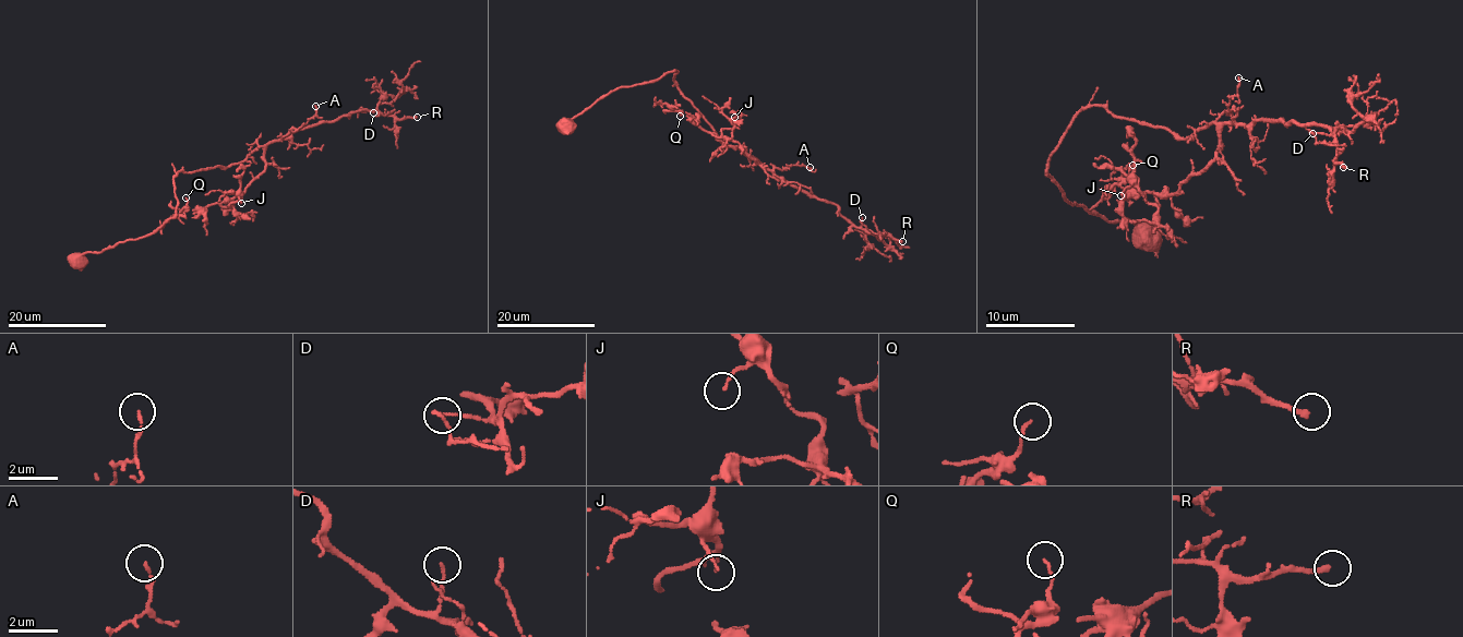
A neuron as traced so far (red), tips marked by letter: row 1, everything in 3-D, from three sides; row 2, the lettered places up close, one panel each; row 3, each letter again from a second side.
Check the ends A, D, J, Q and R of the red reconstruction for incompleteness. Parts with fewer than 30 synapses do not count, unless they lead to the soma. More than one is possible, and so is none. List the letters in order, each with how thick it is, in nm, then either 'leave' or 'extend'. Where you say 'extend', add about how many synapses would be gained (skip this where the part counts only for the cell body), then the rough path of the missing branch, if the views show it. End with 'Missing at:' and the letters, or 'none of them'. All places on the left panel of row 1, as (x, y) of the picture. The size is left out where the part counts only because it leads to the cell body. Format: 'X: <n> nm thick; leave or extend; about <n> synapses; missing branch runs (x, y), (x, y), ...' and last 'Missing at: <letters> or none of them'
A: 110 nm thick; leave
D: 100 nm thick; leave
J: 110 nm thick; leave
Q: 110 nm thick; leave
R: 220 nm thick; extend; about 45 synapses; missing branch runs (417, 117), (431, 131), (430, 141), (426, 145), (440, 146)
Missing at: R

